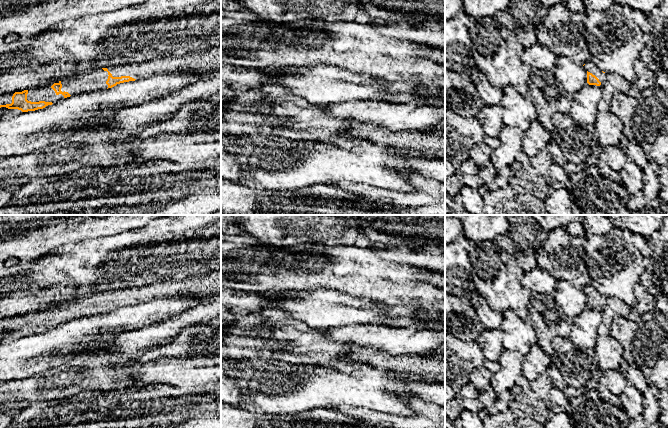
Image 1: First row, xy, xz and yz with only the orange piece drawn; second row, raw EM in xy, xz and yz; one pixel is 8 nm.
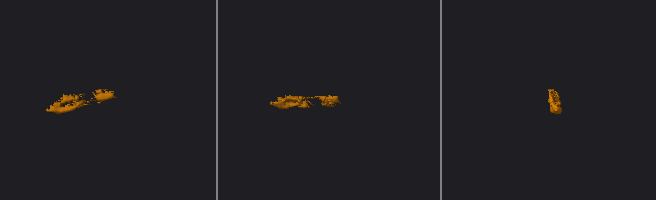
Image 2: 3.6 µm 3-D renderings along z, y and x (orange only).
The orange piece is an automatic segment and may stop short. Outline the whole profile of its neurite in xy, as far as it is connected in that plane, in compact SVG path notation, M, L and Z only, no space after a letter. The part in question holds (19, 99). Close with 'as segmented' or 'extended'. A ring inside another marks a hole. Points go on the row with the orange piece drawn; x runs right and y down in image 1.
M212 46L208 50L192 51L185 55L163 55L159 58L150 59L144 62L134 64L125 64L122 66L108 67L102 69L93 69L79 75L63 79L58 83L50 83L36 89L24 90L0 95L0 108L6 107L5 111L0 113L0 120L8 120L23 112L35 111L43 109L48 105L70 97L74 94L95 92L108 88L112 88L117 84L135 81L162 73L185 73L195 72L206 75L221 72L221 46Z; extended

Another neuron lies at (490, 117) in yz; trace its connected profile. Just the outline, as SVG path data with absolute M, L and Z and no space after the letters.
M485 105L477 115L478 122L481 124L485 136L498 137L504 127L503 108L501 105Z

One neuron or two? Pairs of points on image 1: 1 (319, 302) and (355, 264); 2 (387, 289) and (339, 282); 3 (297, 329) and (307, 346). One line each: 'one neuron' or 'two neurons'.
1: two neurons
2: one neuron
3: one neuron

